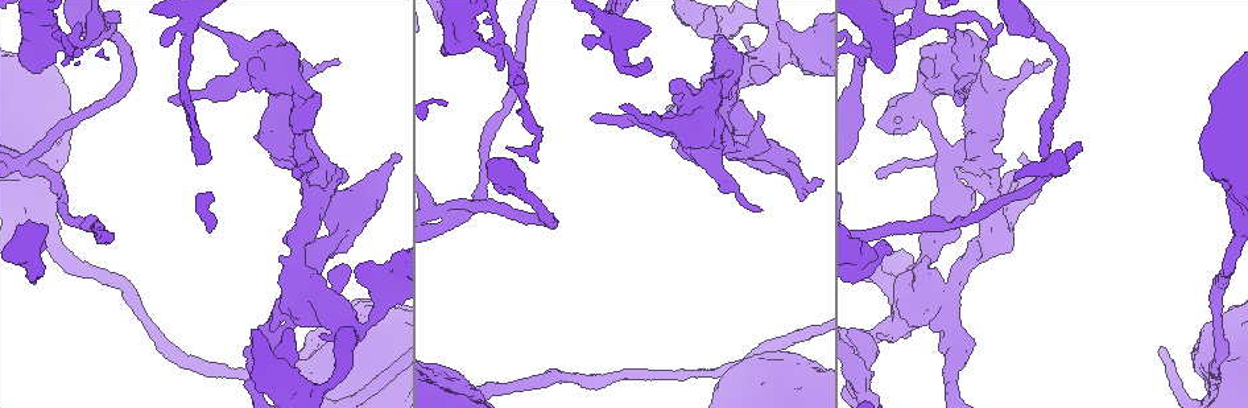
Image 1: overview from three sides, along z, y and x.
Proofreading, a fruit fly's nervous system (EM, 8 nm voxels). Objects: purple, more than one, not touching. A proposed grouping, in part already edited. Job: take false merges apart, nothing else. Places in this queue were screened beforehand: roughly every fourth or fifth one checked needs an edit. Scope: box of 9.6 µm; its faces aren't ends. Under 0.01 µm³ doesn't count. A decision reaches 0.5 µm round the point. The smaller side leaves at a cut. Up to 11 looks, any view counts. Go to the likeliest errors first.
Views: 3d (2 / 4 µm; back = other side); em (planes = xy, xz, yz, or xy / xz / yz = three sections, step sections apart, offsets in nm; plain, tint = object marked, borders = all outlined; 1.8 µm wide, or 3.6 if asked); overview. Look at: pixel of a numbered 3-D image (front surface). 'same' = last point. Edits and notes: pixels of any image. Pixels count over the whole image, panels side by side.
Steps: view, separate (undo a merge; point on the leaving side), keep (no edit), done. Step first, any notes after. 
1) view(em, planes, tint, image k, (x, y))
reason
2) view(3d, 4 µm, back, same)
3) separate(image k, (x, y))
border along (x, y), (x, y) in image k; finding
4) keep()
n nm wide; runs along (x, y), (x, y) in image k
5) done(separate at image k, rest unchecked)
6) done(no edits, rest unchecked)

view(3d, 4 µm, image 1, (21, 165))
abrupt turn

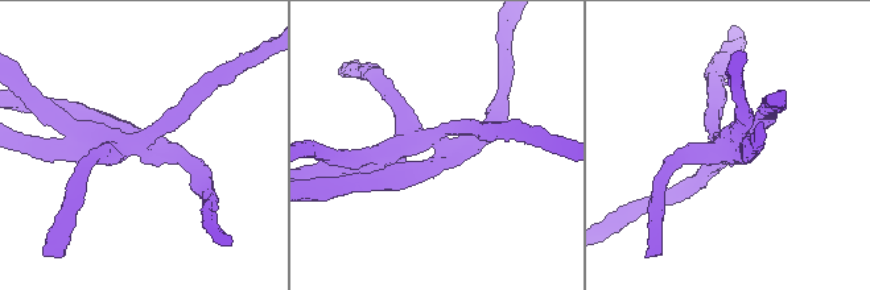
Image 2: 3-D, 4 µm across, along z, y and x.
view(em, planes, borders, image 2, (140, 146))
need the tissue

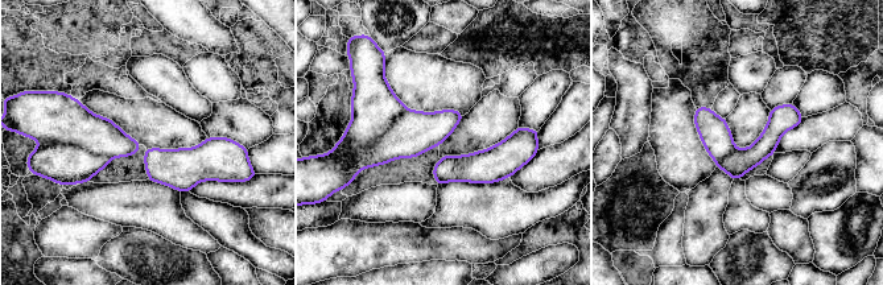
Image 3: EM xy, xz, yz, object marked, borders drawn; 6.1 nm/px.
separate(image 3, (738, 162))
the part that leaves runs along (522, 131), (487, 166), (436, 173) in image 3; a second cell is stuck on

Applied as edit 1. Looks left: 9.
view(em, planes, plain, image 1, (387, 283))
sharp bend

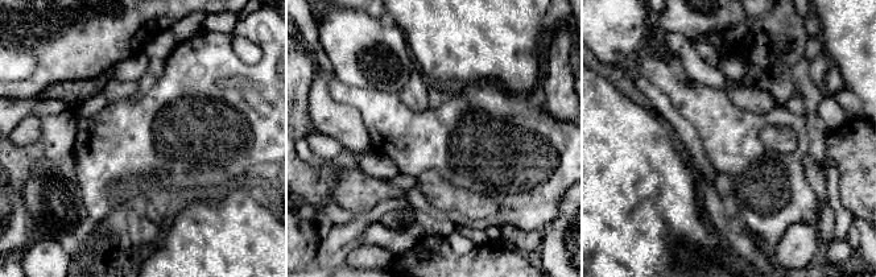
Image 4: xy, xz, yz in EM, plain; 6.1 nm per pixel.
view(em, planes, tint, same)
with the object marked

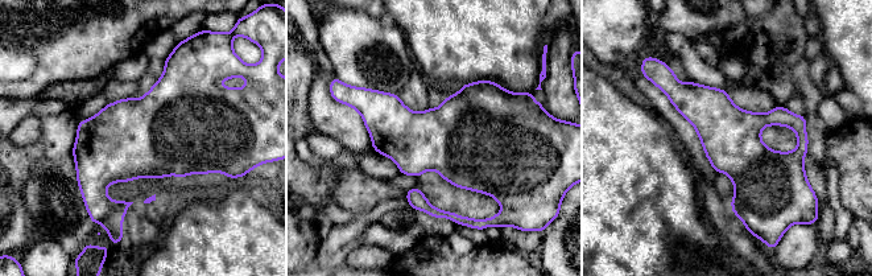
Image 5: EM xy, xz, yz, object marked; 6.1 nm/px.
keep()
continuous, no second cell

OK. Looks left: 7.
view(3d, 4 µm, image 1, (729, 80))
abrupt turn

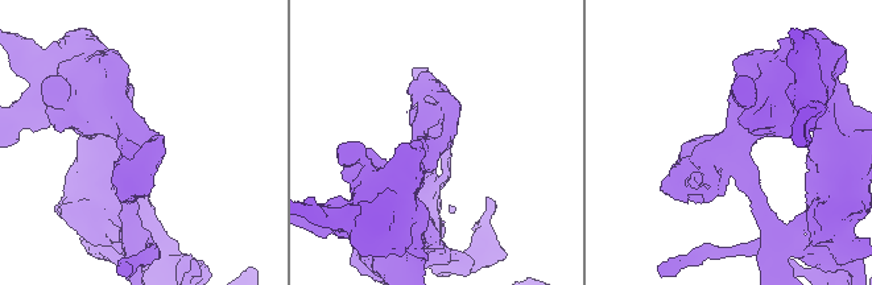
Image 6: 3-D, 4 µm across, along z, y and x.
view(em, yz, step 8, borders, image 6, (732, 163))

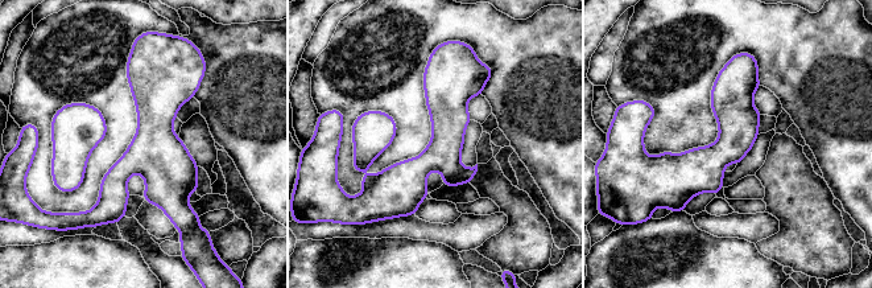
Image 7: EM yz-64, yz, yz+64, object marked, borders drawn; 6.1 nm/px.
keep()
220 nm wide; runs along (152, 68), (152, 142), (111, 218) in image 7; all the same cell

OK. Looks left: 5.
view(em, xy, step 16, tint, image 1, (763, 166))
three-way junction

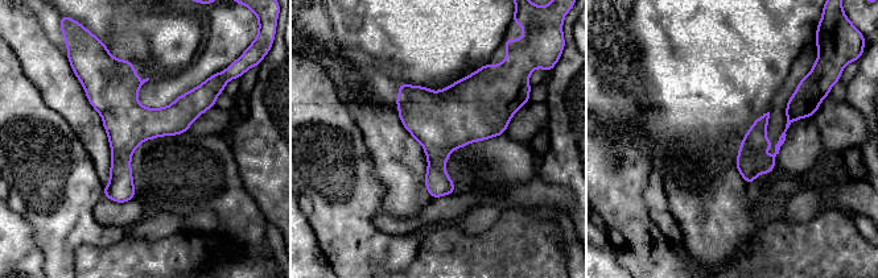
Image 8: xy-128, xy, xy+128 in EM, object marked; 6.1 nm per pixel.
view(em, planes, tint, same)
cut it another way

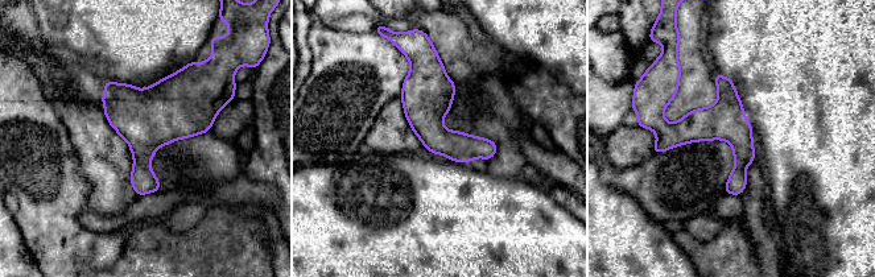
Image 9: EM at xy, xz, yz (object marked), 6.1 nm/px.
keep()
220 nm wide; all the same cell

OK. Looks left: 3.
done(separate at image 3, rest unchecked)

